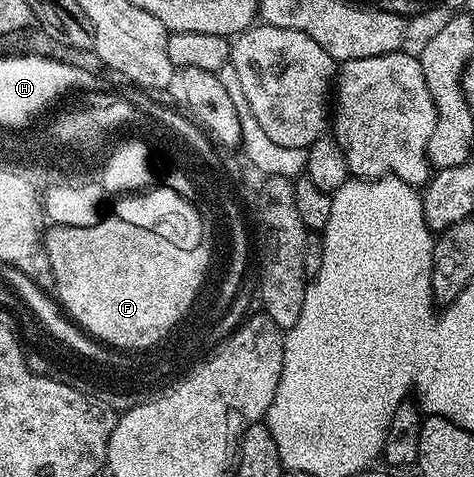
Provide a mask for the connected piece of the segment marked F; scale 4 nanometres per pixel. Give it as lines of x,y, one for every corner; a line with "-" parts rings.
106,216
93,226
84,228
51,225
45,231
44,241
46,255
52,264
53,293
58,305
82,330
107,347
116,344
144,346
158,338
186,309
206,265
205,242
198,246
198,250
178,250
178,246
170,246
166,238
158,238
154,228
137,226
126,218

